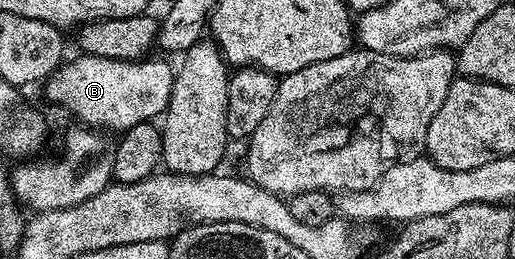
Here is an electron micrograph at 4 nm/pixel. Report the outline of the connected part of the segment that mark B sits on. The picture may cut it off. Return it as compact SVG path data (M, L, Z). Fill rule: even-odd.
M88 54L76 58L54 71L44 88L49 100L70 110L81 125L123 132L134 124L157 119L168 109L175 78L172 64L150 58L132 62Z

